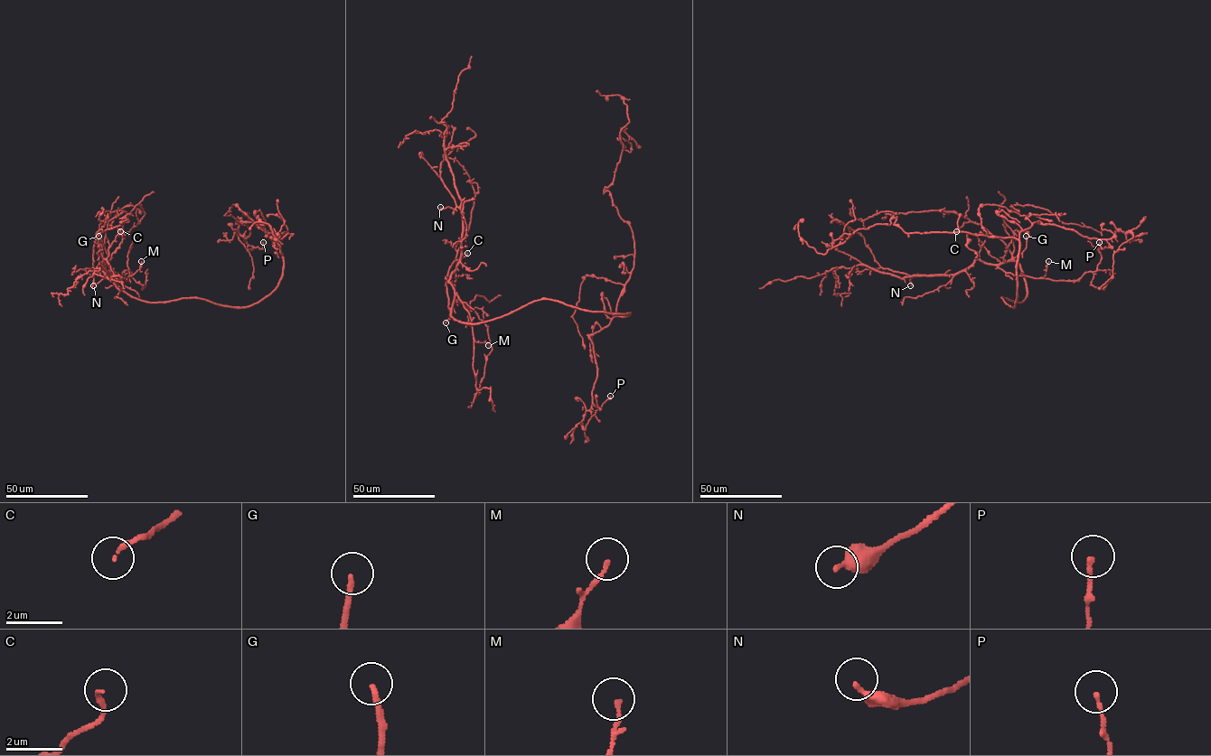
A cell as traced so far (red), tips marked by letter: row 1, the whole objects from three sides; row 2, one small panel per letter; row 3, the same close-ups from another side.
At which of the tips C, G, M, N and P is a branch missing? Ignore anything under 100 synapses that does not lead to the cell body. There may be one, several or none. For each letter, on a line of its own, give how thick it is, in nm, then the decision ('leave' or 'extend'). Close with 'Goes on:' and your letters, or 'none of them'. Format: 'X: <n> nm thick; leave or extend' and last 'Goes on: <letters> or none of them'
C: 140 nm thick; leave
G: 190 nm thick; extend
M: 160 nm thick; leave
N: 280 nm thick; leave
P: 130 nm thick; leave
Goes on: G

